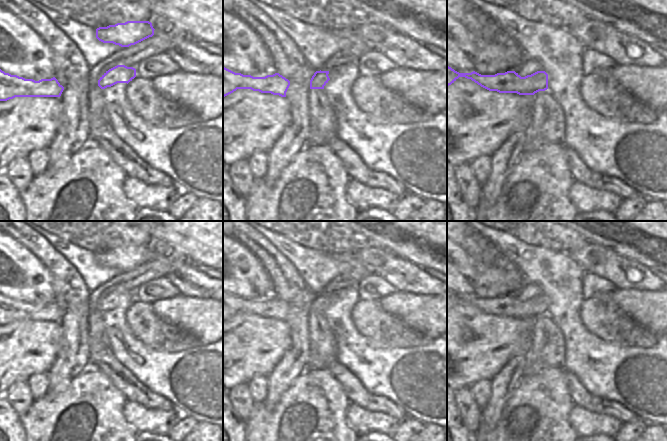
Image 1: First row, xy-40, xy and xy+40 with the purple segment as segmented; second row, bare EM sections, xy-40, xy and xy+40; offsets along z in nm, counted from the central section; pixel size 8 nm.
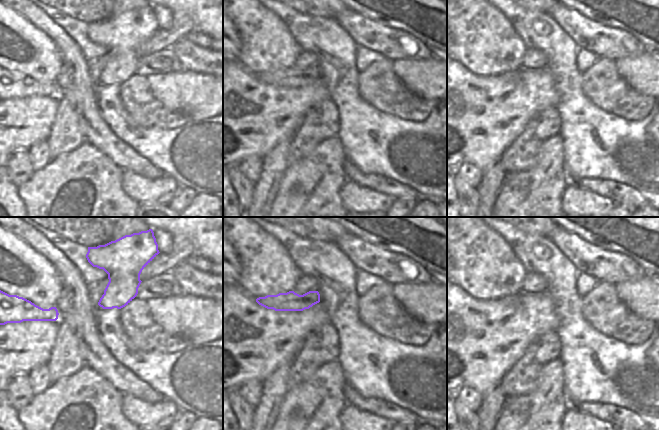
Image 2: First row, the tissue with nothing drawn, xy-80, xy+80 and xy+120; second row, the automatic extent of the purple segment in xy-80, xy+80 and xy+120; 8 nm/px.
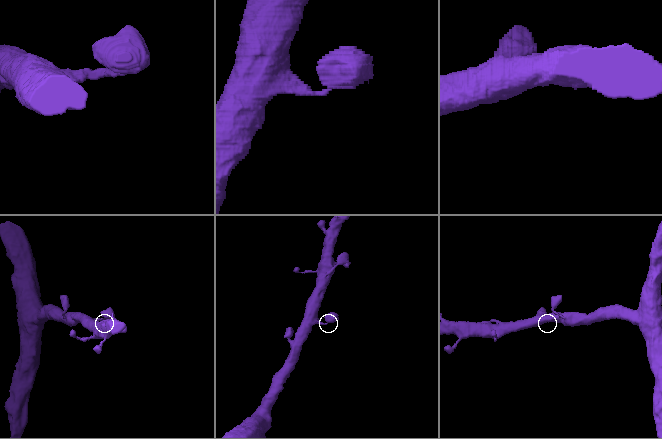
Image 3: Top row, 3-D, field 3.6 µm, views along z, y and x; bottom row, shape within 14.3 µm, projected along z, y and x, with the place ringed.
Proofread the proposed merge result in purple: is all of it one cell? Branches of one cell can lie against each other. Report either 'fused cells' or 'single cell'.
single cell

